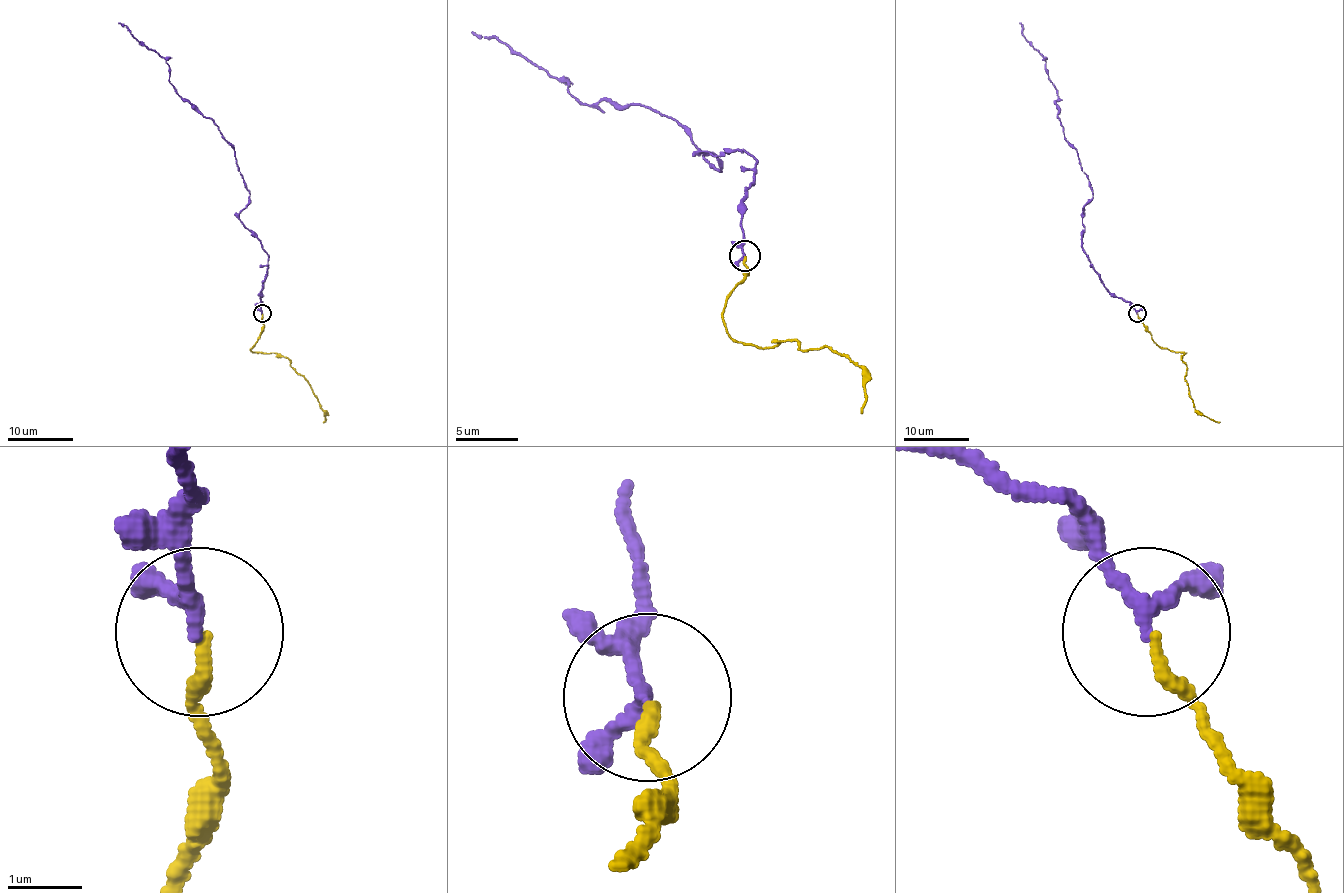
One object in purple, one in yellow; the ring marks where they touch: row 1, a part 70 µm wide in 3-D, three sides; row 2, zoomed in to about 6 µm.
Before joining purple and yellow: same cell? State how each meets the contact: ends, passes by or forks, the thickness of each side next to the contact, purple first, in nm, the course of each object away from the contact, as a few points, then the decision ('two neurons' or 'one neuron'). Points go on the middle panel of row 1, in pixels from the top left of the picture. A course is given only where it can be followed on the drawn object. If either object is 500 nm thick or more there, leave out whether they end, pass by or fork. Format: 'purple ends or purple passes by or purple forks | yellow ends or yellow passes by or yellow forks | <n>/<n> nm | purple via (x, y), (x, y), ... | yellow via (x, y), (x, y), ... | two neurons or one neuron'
purple passes by | yellow ends | 170/180 nm | purple via (744, 254), (756, 161), (700, 152), (722, 171), (672, 118), (585, 105), (567, 81), (471, 31) | yellow via (744, 257), (747, 276), (725, 301), (728, 335), (759, 347), (827, 347), (861, 369), (861, 412) | one neuron

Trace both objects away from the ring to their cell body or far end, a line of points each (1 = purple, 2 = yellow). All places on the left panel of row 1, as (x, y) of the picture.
1: (261, 313), (268, 256), (239, 217), (250, 191), (234, 147), (178, 95), (169, 64), (118, 23)
2: (261, 315), (263, 331), (252, 347), (253, 352), (281, 354), (289, 360), (305, 380), (323, 411), (323, 422)

